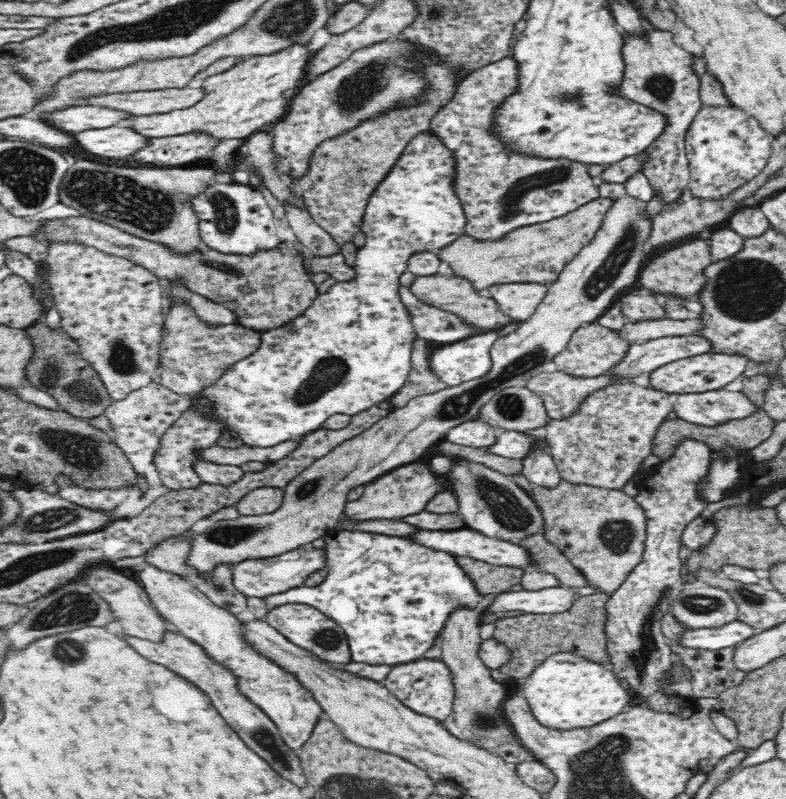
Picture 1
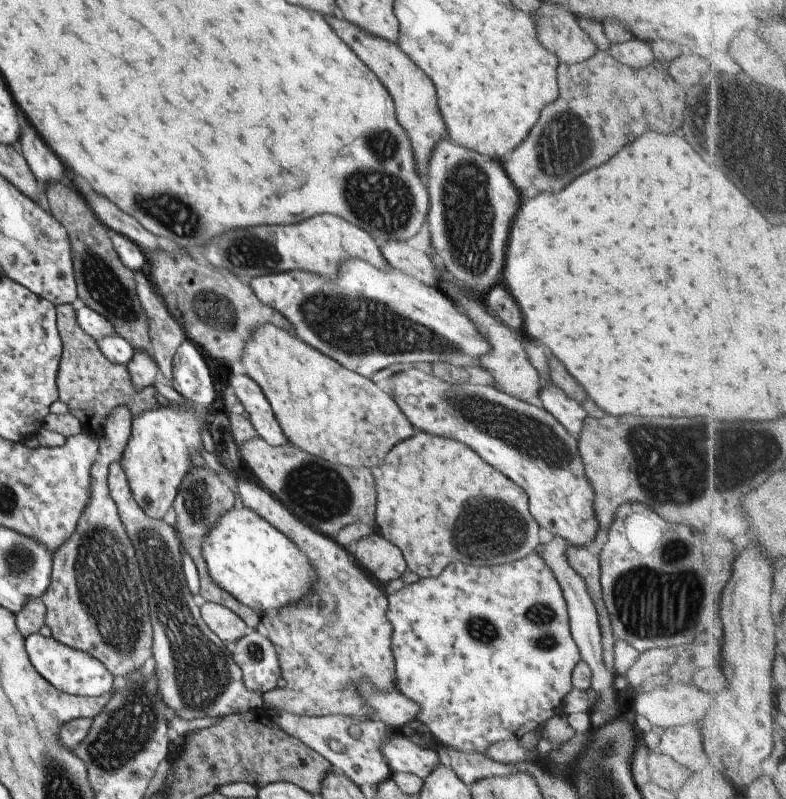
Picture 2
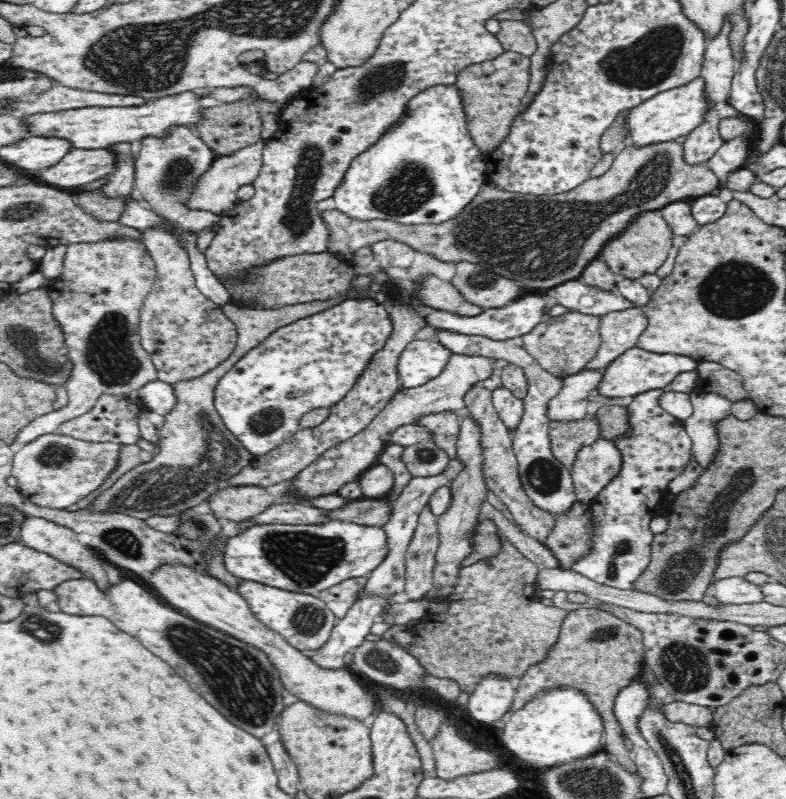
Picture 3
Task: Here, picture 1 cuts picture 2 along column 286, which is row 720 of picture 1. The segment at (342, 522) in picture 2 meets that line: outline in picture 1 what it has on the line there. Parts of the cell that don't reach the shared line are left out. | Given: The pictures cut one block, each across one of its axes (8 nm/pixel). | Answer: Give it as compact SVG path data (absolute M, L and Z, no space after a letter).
M456 608L450 614L441 634L441 659L452 672L452 683L455 687L453 713L442 723L457 739L468 741L492 754L500 755L513 766L520 764L521 761L533 761L534 755L521 746L508 724L508 717L504 715L502 704L510 696L505 683L492 679L490 669L478 656L478 648L483 642L480 638L481 625L481 622L478 622L478 612L469 608Z

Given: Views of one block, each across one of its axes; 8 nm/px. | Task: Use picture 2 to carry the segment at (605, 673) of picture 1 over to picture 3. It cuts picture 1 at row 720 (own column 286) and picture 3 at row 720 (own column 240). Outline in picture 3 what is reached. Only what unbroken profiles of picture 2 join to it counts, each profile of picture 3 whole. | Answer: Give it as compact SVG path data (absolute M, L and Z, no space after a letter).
M561 688L538 692L530 704L512 711L498 737L506 750L542 770L590 756L601 748L603 732L604 721L594 704L576 688Z

